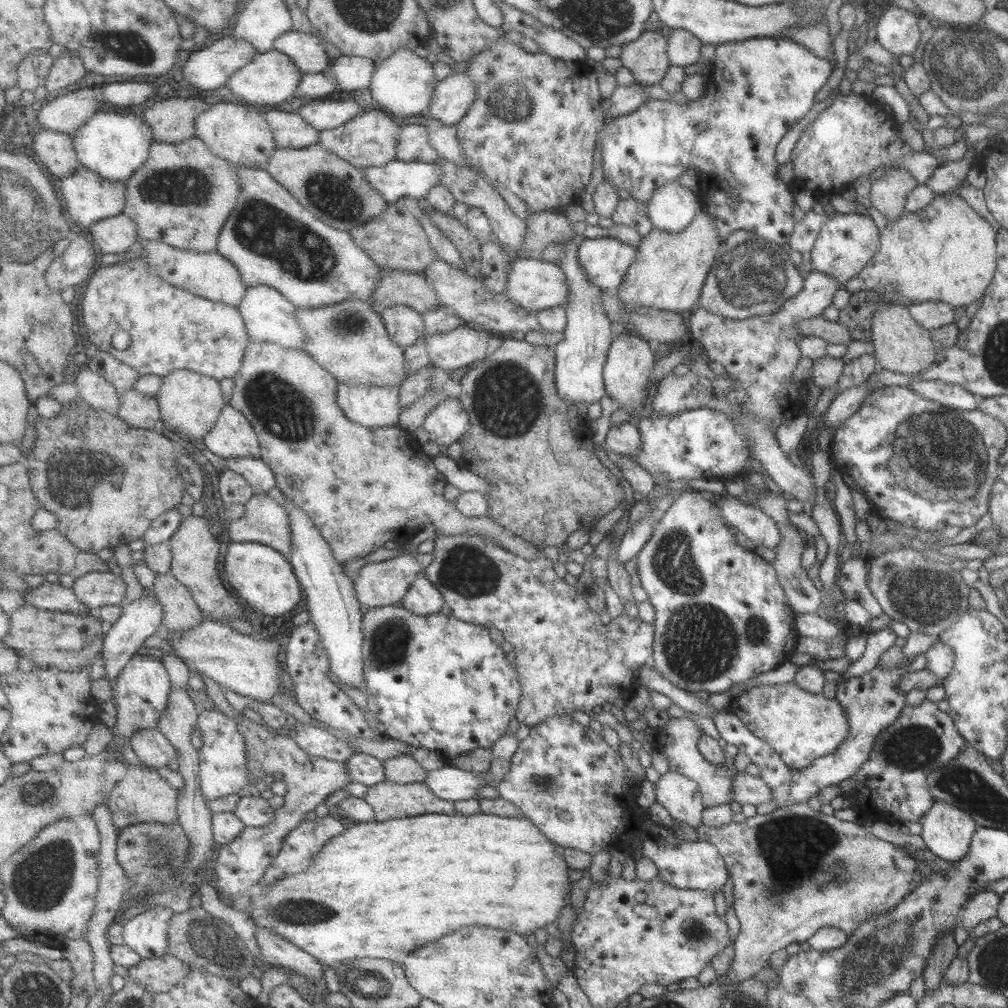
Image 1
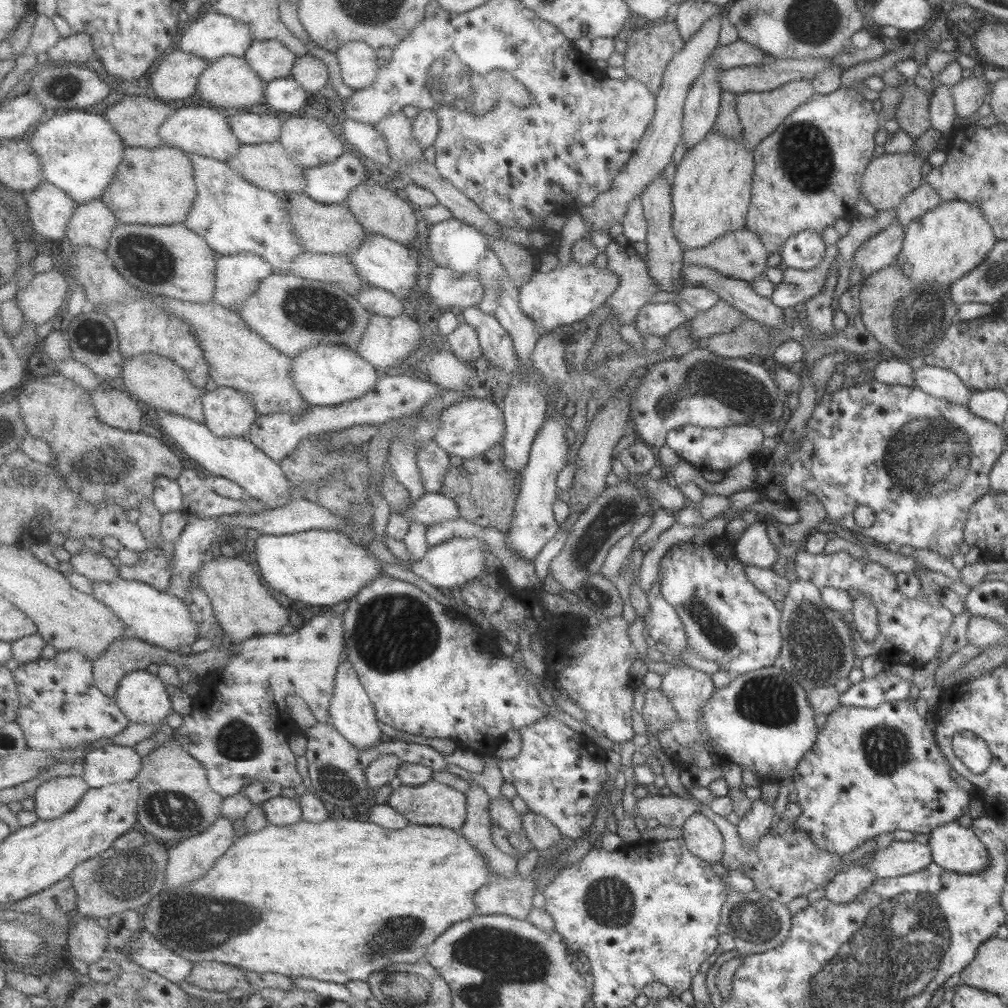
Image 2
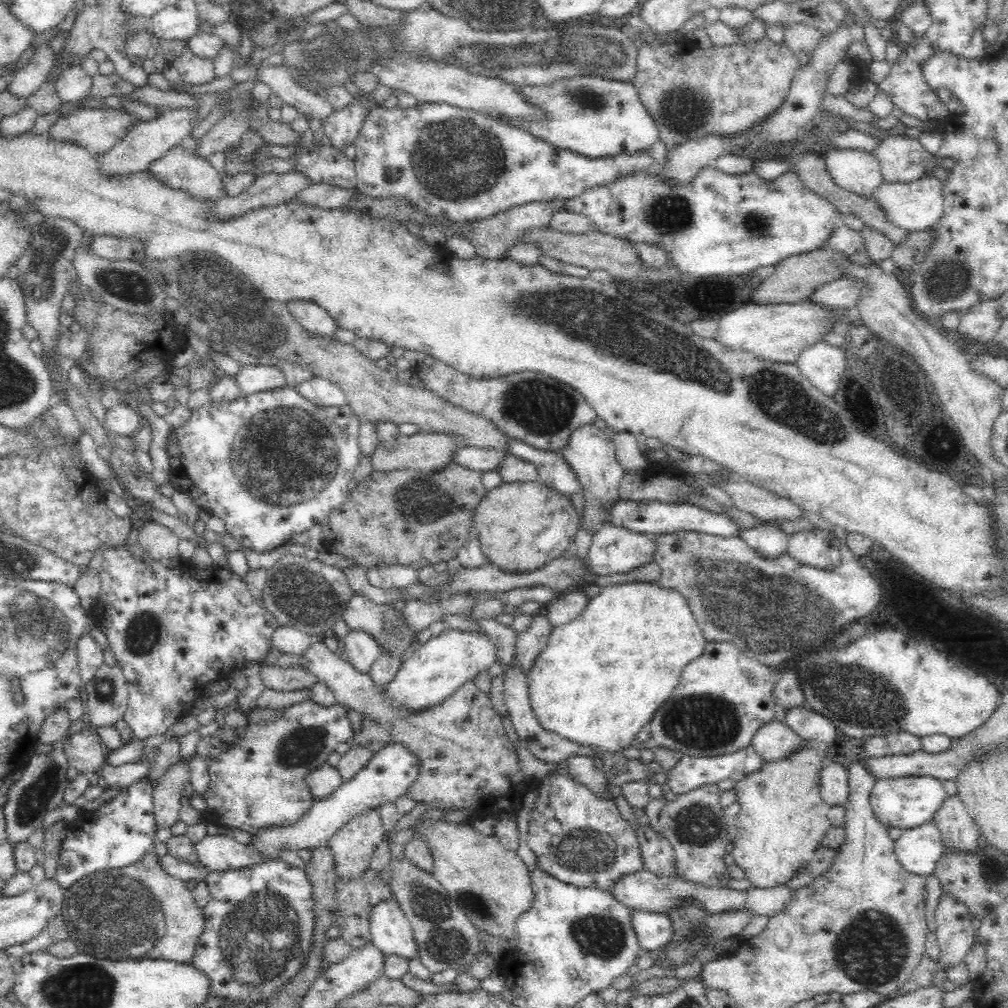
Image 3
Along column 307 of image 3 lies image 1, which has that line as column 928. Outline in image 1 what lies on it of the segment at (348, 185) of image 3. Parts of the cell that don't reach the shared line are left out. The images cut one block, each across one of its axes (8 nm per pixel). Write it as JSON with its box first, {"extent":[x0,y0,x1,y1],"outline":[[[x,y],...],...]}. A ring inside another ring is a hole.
{"extent":[791,93,939,190],"outline":[[[851,93],[849,96],[837,96],[814,122],[805,129],[792,152],[791,162],[794,164],[795,180],[802,190],[832,190],[844,184],[853,183],[856,179],[869,176],[879,167],[886,169],[908,170],[918,185],[925,185],[927,179],[939,168],[935,156],[929,151],[914,152],[900,138],[900,126],[894,122],[892,113],[873,101],[871,97]]]}

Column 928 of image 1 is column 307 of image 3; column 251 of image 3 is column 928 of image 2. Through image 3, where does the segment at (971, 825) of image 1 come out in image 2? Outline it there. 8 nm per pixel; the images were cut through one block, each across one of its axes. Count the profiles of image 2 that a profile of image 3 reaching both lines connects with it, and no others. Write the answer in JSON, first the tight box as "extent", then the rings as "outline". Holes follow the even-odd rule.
{"extent":[928,820,991,874],"outline":[[[958,820],[936,826],[928,835],[933,862],[945,870],[960,874],[978,874],[991,866],[991,856],[984,843],[974,834],[972,828],[962,826]]]}

